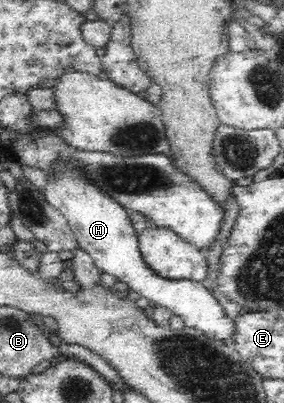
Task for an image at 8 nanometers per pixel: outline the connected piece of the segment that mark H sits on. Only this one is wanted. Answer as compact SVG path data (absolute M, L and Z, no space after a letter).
M59 153L54 160L50 160L45 173L46 201L64 215L74 233L78 250L88 252L102 273L116 276L120 282L126 282L131 290L139 292L149 302L154 302L155 306L167 308L172 314L181 316L186 327L195 328L211 340L235 344L235 320L226 316L224 308L208 288L198 281L172 280L160 276L146 264L139 249L139 235L130 220L129 211L106 193L106 190L89 176L89 172L85 172L84 163Z

